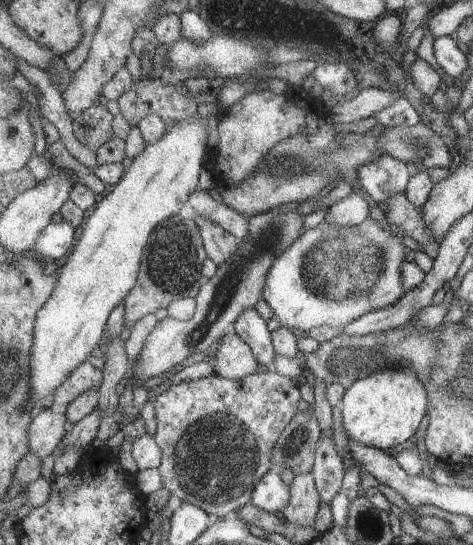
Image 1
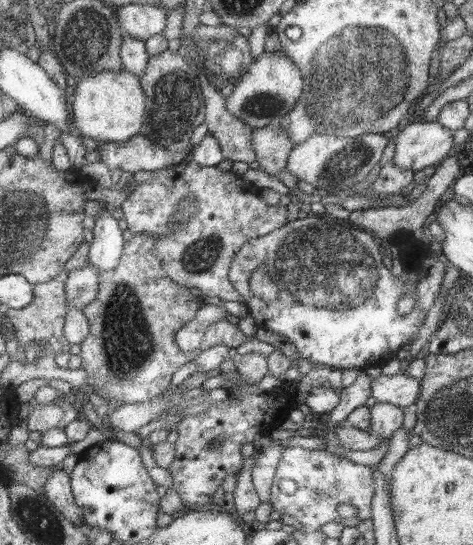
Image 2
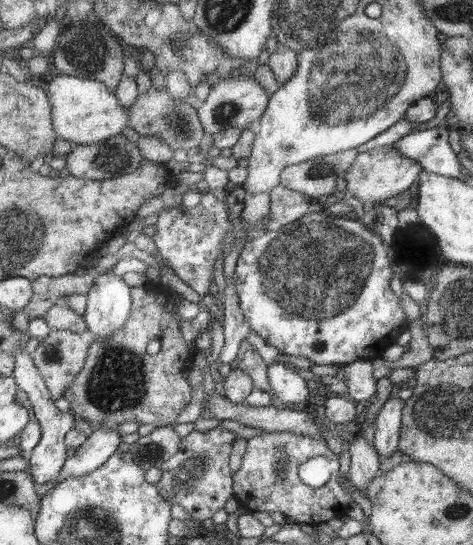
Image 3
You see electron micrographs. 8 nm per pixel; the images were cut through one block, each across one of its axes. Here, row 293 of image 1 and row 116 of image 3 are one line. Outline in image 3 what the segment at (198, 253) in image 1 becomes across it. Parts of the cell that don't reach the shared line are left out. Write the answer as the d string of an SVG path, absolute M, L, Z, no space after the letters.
M150 87L145 94L138 95L134 104L128 107L128 126L141 136L157 136L164 141L170 149L176 151L199 147L204 137L204 130L196 110L201 106L199 99L191 96L191 100L176 100L166 88L160 90Z

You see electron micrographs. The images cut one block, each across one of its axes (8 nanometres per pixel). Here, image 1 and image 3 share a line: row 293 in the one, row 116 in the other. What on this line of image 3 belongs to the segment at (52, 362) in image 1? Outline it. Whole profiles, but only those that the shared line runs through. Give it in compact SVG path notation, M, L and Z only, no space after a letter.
M53 71L46 77L46 90L54 105L54 126L58 137L72 145L99 144L102 140L123 134L128 126L128 108L122 107L116 95L100 81Z

